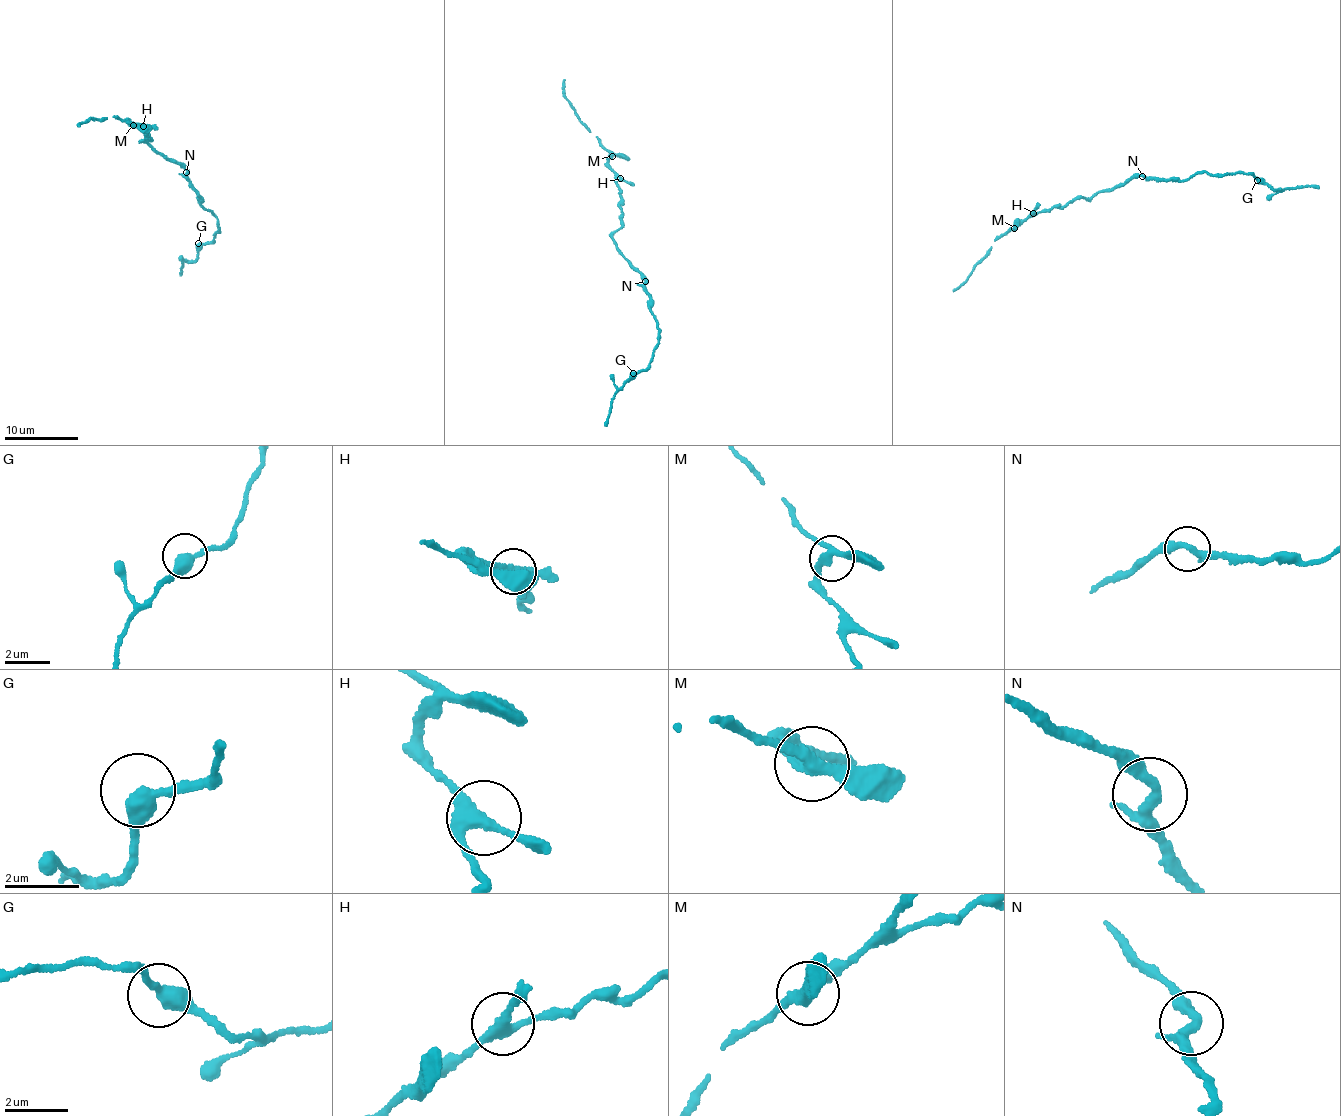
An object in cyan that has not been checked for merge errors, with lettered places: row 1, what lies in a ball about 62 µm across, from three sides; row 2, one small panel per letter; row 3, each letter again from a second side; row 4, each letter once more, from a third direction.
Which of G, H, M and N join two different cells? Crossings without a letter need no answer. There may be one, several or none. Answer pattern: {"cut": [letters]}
{"cut": []}

